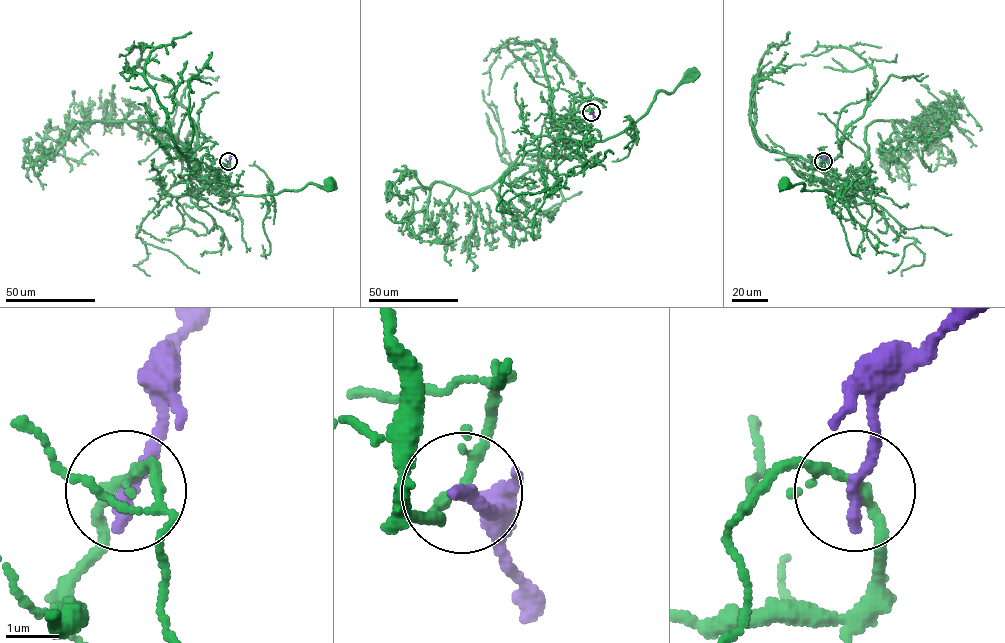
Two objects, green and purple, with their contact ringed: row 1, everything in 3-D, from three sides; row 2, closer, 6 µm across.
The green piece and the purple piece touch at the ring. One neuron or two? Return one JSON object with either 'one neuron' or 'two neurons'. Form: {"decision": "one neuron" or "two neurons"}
{"decision": "two neurons"}

